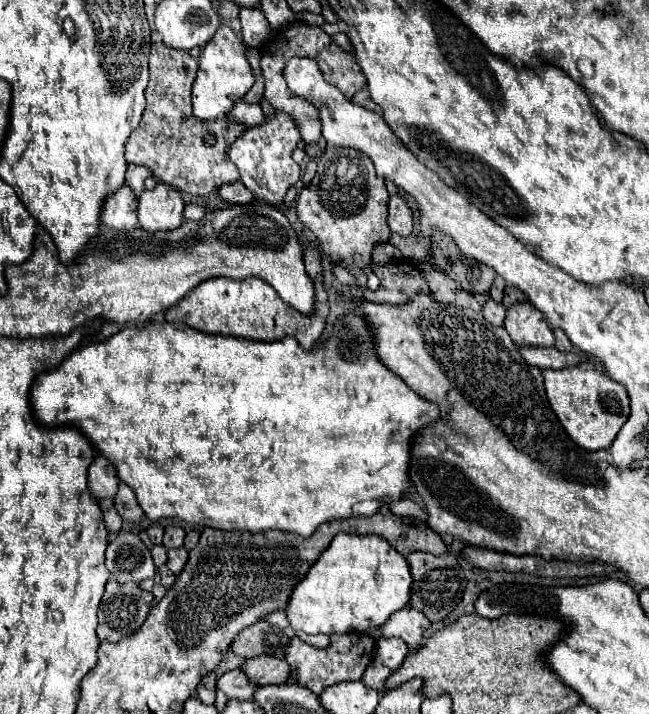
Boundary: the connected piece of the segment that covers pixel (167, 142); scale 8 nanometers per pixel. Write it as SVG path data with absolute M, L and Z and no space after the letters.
M149 56L149 86L145 90L147 106L141 124L127 140L125 158L131 164L145 164L153 174L191 196L207 198L217 194L219 186L237 182L237 166L229 162L227 150L237 140L237 134L245 130L231 116L215 118L213 122L201 122L193 118L191 110L191 86L199 62L191 56Z

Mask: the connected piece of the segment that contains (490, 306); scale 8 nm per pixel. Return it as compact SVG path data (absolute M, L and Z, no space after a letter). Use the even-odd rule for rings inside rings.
M489 298L485 304L483 304L483 316L487 322L495 324L495 326L501 326L503 324L503 318L505 318L505 306L495 302L493 298Z

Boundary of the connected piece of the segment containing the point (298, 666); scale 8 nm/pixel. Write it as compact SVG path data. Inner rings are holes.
M331 634L327 648L315 648L297 636L289 640L285 660L293 668L295 682L307 686L311 692L321 694L325 688L345 682L345 680L361 680L361 674L371 664L371 656L375 652L375 640L369 634Z

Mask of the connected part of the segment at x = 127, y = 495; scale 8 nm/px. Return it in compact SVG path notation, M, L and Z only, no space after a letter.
M123 482L119 484L119 492L115 496L115 506L117 506L123 520L141 520L141 516L143 516L143 510L137 504L133 490Z

